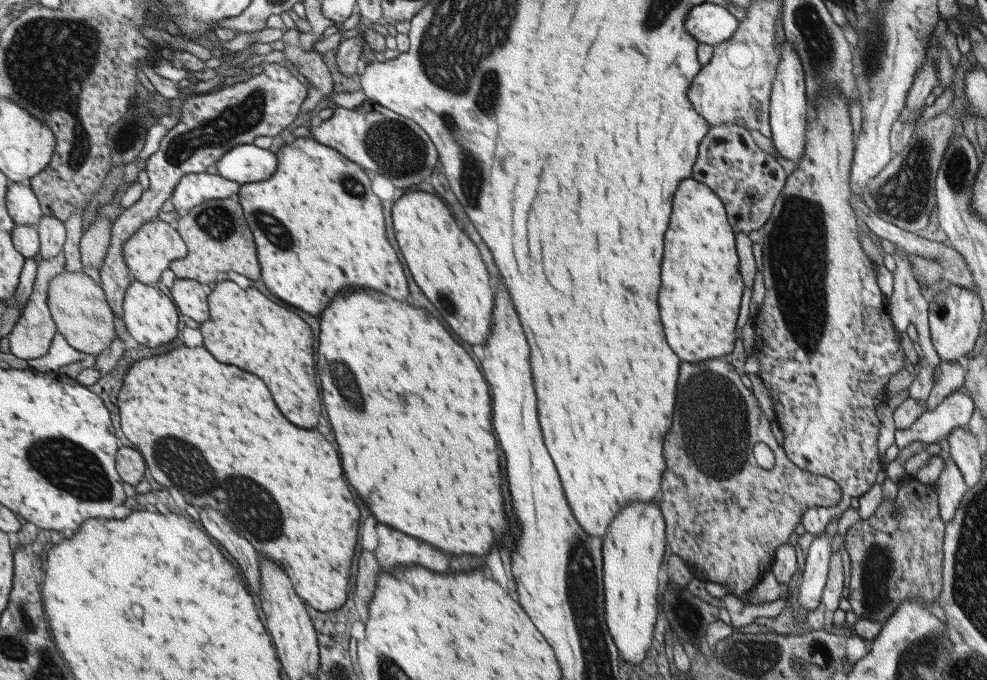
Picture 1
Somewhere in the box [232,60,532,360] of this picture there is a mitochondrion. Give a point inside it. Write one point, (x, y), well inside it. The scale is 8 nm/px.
(392, 145)

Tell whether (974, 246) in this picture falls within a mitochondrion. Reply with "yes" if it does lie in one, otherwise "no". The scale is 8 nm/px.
no

